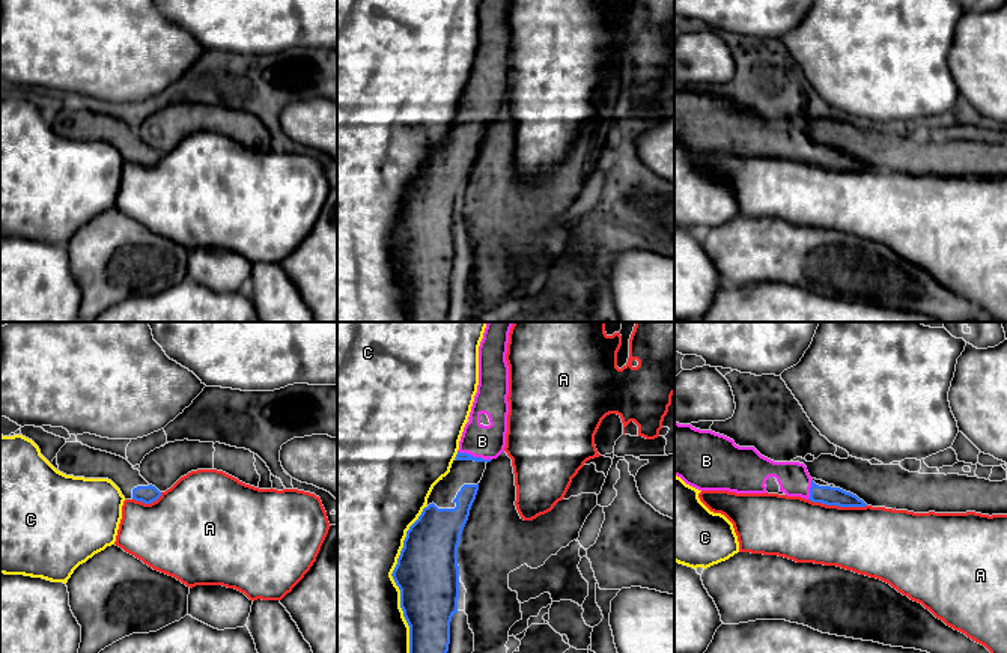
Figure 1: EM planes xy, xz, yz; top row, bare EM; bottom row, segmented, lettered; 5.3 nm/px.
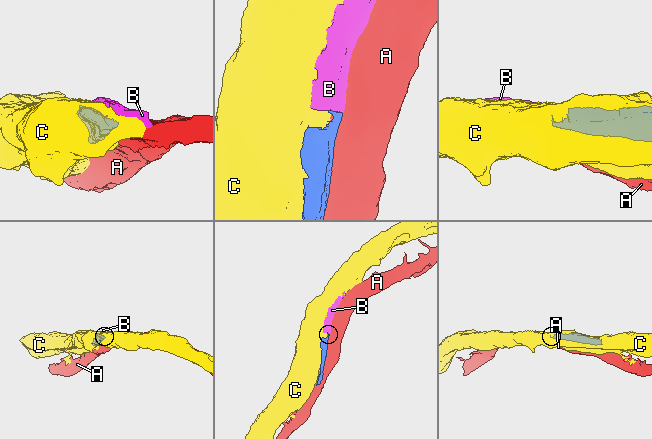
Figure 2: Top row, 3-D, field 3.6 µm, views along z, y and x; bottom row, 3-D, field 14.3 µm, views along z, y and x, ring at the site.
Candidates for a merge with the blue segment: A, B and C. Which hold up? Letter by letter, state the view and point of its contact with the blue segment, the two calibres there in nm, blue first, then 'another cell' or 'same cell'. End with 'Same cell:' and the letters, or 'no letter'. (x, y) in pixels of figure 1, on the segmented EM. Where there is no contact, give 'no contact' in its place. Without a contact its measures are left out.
A: yz (837, 504) | 100/360 nm | another cell
B: xz (473, 456) | 50/180 nm | same cell
C: xz (393, 578) | 340/500 nm | another cell
Same cell: B

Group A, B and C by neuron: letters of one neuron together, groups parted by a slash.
A / B / C

